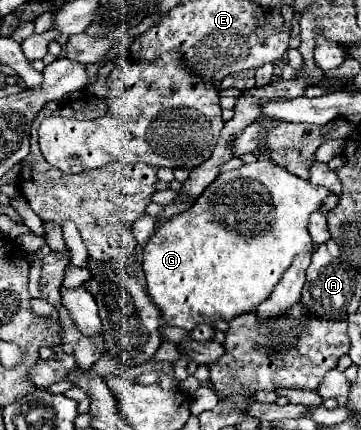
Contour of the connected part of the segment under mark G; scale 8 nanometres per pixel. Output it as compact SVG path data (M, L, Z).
M264 158L238 170L220 174L200 194L194 206L160 224L144 246L142 270L146 274L146 288L168 324L160 328L160 334L178 344L182 338L188 338L188 332L184 330L192 330L202 322L210 326L214 326L218 320L230 322L232 318L254 310L264 298L268 298L276 282L292 264L292 258L312 248L308 234L308 216L320 208L326 196L328 190L322 186L312 186L308 180L288 174L272 160Z

